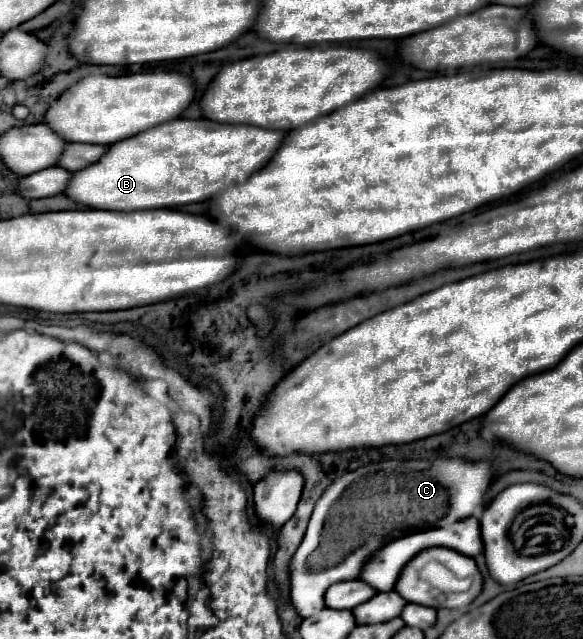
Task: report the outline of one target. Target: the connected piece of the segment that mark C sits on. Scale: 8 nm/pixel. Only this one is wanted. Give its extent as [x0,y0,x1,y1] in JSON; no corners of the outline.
[290,459,492,617]

